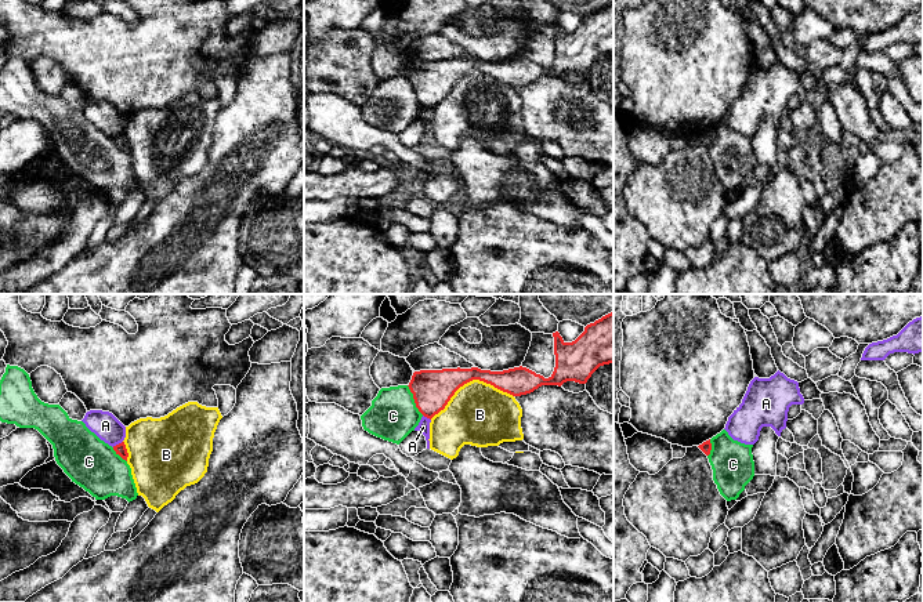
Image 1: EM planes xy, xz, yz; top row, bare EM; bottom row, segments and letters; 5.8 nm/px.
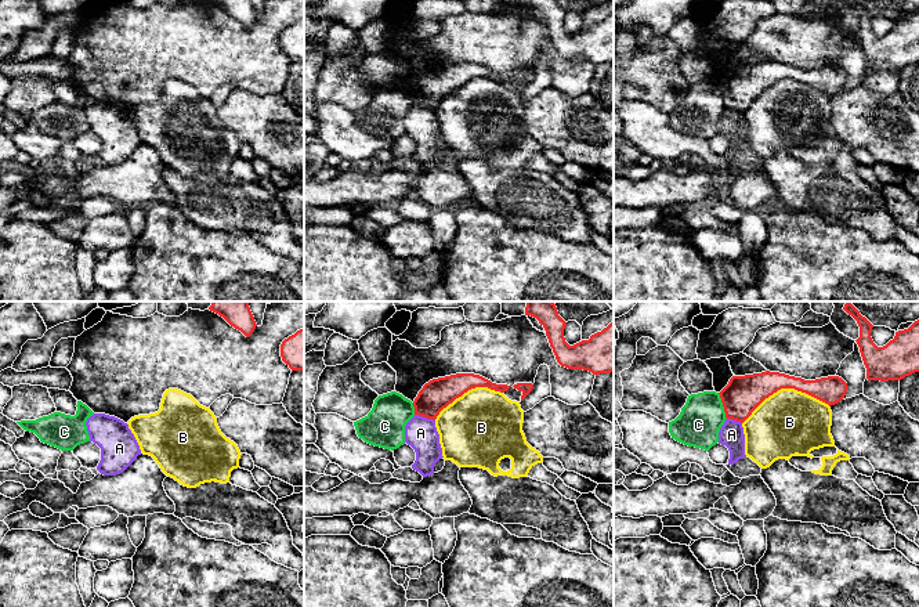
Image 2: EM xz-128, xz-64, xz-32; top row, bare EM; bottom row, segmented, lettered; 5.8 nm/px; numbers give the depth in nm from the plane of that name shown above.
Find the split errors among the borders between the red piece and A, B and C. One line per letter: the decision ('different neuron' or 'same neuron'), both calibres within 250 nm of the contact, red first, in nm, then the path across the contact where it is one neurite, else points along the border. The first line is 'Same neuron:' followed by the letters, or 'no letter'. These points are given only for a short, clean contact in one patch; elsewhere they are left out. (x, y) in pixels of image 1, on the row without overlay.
Same neuron: no letter
A: different neuron | 70/160 nm | along xy (122, 131), (112, 137)
B: different neuron | 220/360 nm
C: different neuron | 220/280 nm

